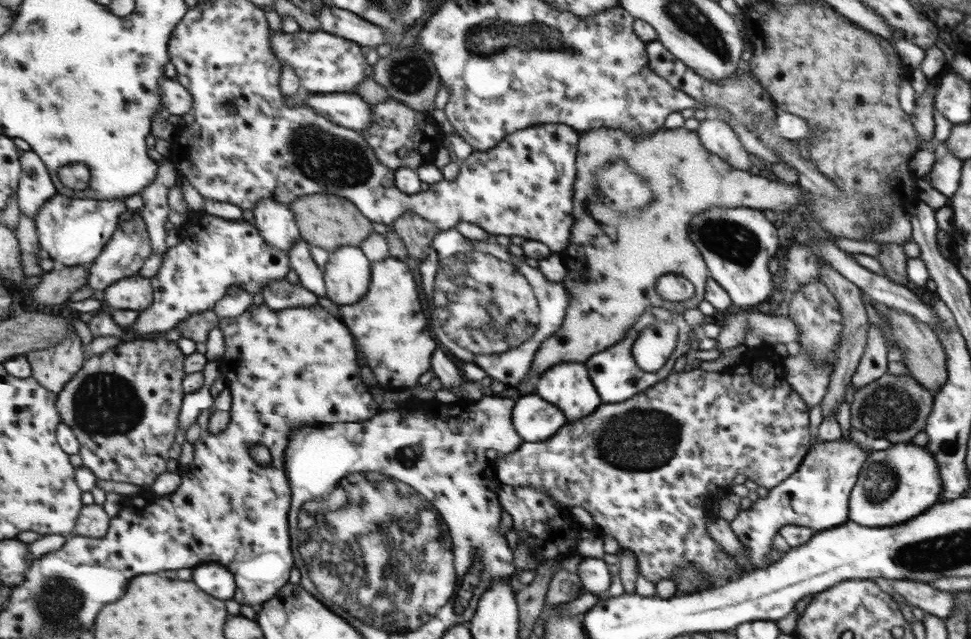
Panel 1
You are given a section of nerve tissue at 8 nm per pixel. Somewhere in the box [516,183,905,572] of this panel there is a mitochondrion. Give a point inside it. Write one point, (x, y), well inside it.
(643, 438)

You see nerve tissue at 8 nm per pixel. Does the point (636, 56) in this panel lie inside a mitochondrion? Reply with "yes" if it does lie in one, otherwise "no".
no

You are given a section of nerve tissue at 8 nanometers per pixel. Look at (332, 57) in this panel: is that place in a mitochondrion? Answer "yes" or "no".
no

